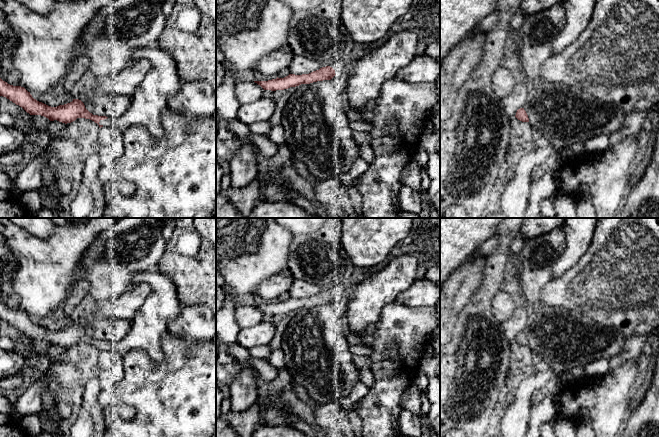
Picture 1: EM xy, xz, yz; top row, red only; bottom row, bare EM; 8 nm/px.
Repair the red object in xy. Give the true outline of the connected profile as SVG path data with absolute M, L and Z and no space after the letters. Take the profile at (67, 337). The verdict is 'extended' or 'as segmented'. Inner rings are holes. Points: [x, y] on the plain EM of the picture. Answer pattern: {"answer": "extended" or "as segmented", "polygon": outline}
{"answer": "extended", "polygon": "M157 268L134 275L129 288L142 283L148 284L151 292L131 318L131 329L121 341L93 339L79 323L51 331L34 323L24 311L10 309L1 302L0 320L19 329L30 339L41 339L50 345L57 344L67 348L77 342L85 342L94 345L100 352L111 351L122 358L132 350L141 349L153 361L160 362L164 359L162 338L168 333L169 323L178 317L181 304L173 281Z"}

